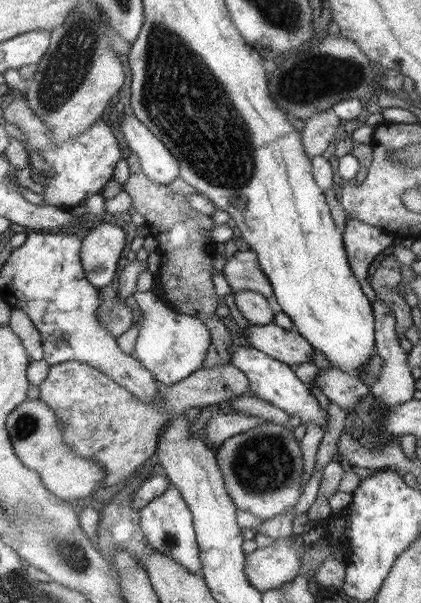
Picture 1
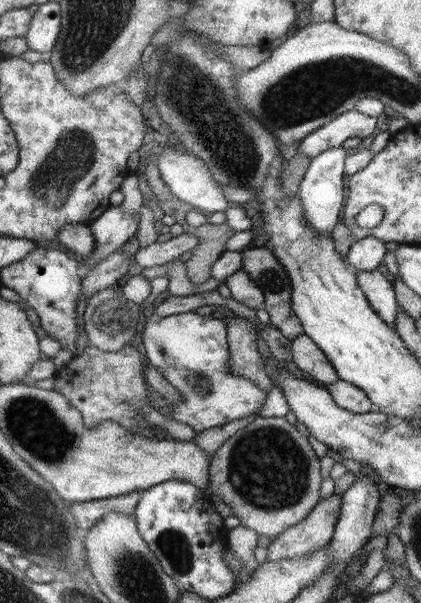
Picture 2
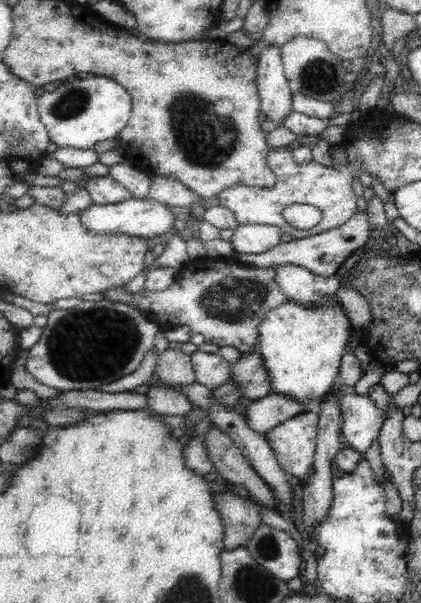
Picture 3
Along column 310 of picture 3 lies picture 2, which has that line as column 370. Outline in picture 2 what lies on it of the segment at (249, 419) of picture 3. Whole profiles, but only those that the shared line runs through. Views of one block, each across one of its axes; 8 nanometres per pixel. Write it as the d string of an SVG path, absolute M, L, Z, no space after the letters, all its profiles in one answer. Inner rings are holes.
M337 379L326 385L325 389L331 395L333 402L343 410L353 414L363 414L374 409L366 394L352 384Z

